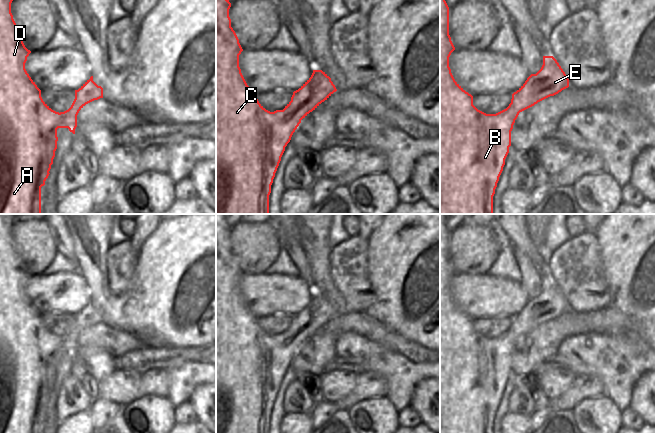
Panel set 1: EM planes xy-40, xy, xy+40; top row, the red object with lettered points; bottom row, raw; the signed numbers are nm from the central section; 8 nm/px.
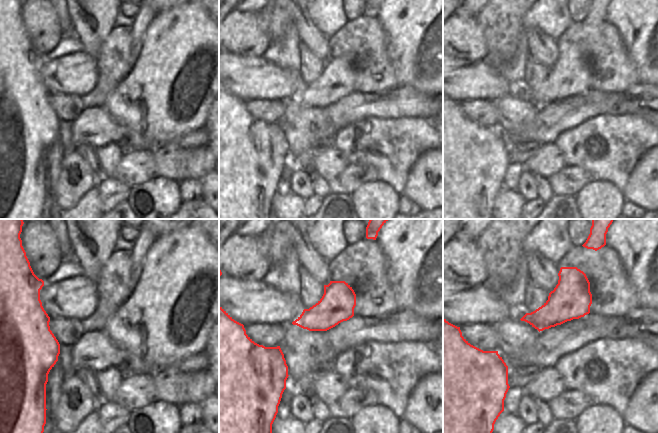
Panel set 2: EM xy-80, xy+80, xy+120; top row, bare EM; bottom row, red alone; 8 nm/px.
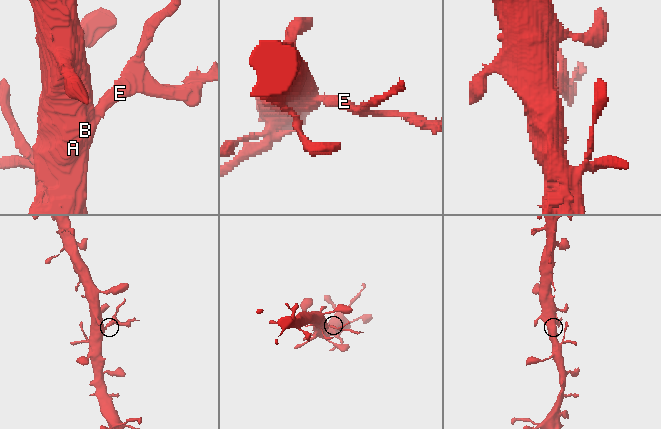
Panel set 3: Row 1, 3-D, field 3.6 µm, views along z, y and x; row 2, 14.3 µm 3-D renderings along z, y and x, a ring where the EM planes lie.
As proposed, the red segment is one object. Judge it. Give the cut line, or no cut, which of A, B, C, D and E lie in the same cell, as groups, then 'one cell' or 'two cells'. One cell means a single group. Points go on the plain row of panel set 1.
cut in xy along (282, 334), (286, 343), (300, 344); A B C D / E; two cells

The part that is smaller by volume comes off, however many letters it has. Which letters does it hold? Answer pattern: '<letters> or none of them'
E

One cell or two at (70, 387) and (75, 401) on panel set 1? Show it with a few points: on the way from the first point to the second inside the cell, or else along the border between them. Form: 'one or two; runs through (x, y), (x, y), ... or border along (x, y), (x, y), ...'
one; runs through (71, 390), (72, 398)

